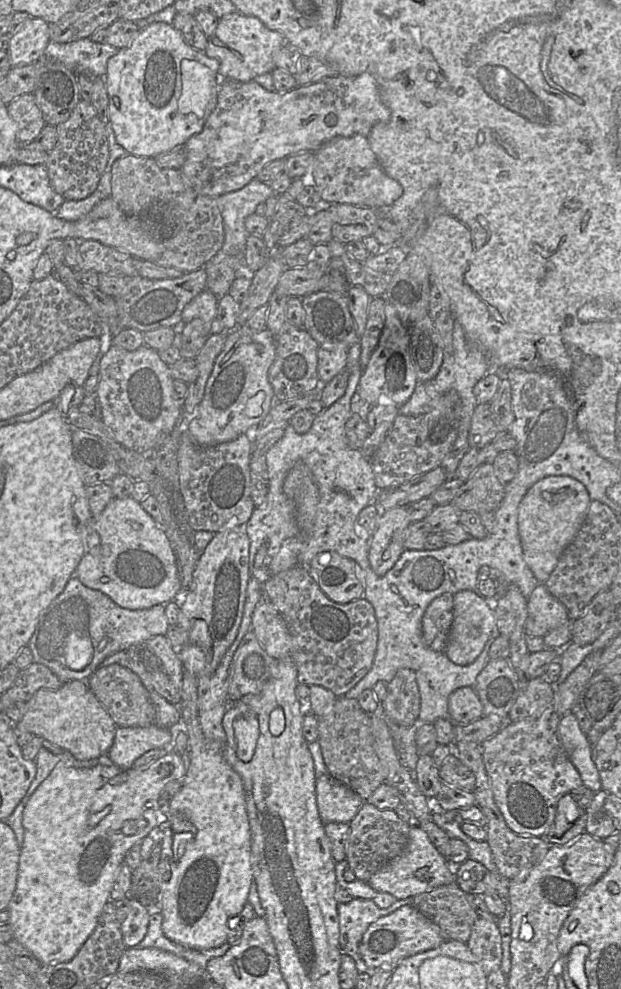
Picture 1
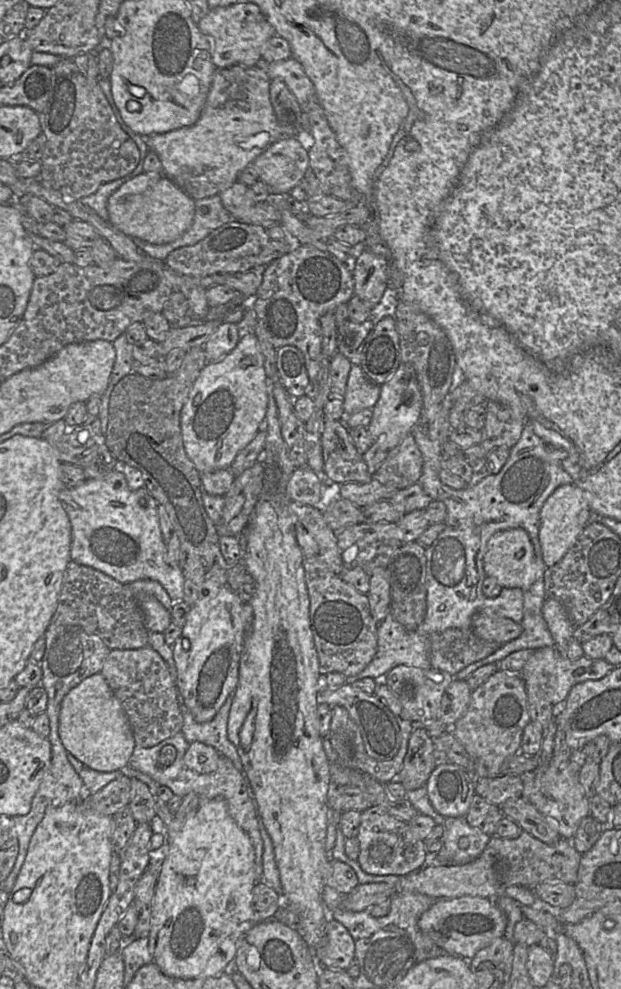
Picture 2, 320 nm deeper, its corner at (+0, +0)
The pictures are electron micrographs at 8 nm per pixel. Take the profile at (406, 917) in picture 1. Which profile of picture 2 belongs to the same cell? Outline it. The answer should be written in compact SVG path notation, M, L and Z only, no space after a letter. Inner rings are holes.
M474 896L437 899L421 915L418 925L447 954L472 959L480 949L504 936L506 919L493 899Z

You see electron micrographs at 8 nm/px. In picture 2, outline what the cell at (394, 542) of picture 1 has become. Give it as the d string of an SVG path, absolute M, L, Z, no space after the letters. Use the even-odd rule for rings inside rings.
M376 568L370 575L370 588L366 594L370 612L379 624L390 612L391 587L387 568Z

